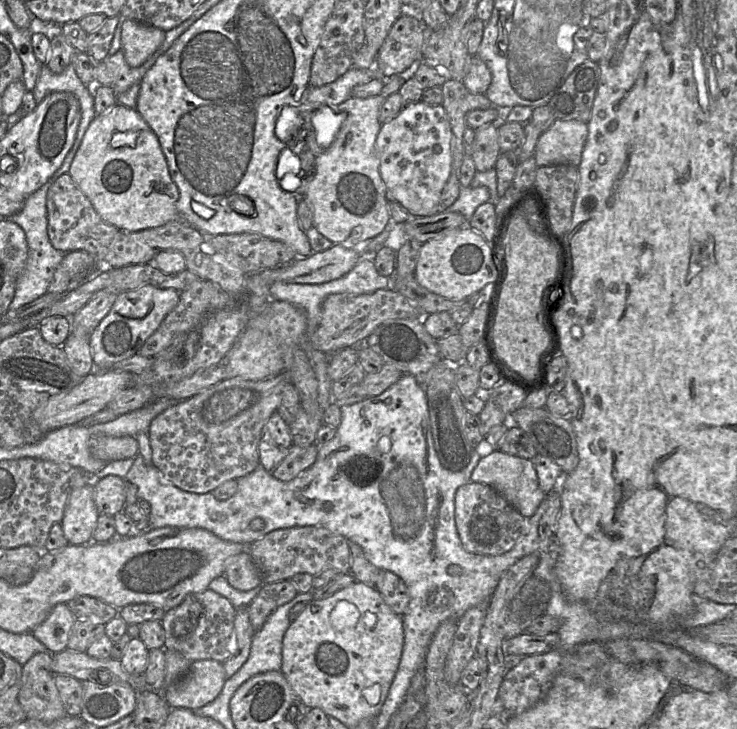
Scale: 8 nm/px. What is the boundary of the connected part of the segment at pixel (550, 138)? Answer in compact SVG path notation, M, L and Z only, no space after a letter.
M555 120L538 139L534 158L538 167L570 164L578 167L588 136L588 125L579 120Z

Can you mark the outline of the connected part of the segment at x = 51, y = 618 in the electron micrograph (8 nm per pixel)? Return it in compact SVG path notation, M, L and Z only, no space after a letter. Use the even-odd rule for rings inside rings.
M59 603L32 631L32 634L46 646L48 652L54 655L67 649L68 637L74 620L75 617L67 603Z

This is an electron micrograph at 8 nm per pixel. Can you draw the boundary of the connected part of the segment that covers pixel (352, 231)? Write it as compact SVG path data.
M378 95L378 96L373 96L373 97L368 97L368 98L354 98L354 97L350 97L348 100L344 101L343 103L341 103L340 105L338 105L337 107L332 107L332 108L337 108L337 112L338 113L344 113L346 115L346 118L345 120L343 121L341 127L340 127L340 130L338 132L338 134L336 135L335 137L335 140L334 142L332 143L332 145L324 150L320 155L318 155L315 159L315 171L314 171L314 175L312 177L312 179L310 180L307 188L306 188L306 192L305 192L305 195L303 196L303 199L306 200L306 202L308 203L308 205L310 206L311 210L312 210L312 213L313 213L313 227L317 229L317 231L322 234L325 238L327 238L328 240L330 240L333 245L344 245L344 246L348 246L348 247L354 247L355 245L357 245L358 243L366 240L366 239L371 239L371 238L374 238L375 236L379 235L383 230L384 228L386 227L386 225L388 224L389 220L391 219L391 216L390 216L390 212L389 212L389 208L388 208L388 200L386 198L386 187L385 187L385 184L381 178L381 175L380 175L380 170L379 170L379 167L380 167L380 160L379 158L377 157L376 155L376 151L375 151L375 141L376 141L376 138L377 138L377 135L380 131L380 128L381 128L381 123L379 122L379 112L380 112L380 107L381 105L383 104L385 98L381 95Z

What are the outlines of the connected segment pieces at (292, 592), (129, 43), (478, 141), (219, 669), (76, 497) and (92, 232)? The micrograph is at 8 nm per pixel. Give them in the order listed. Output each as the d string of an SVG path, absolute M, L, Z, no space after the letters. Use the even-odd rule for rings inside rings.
M290 580L263 583L258 595L247 606L255 632L263 626L273 611L293 600L298 593Z
M135 20L121 21L121 48L128 66L136 68L162 45L165 40L163 30Z
M499 117L492 123L475 129L475 144L472 159L477 171L488 171L495 168L500 155L498 143Z
M212 659L193 661L187 673L170 684L163 696L171 708L196 710L212 702L226 680L223 663Z
M87 484L72 491L68 498L61 526L71 545L93 542L92 536L99 517L93 494L93 484Z
M68 172L61 175L49 188L46 208L49 240L62 253L81 250L95 256L100 248L107 248L113 240L119 239L121 231L98 215Z

